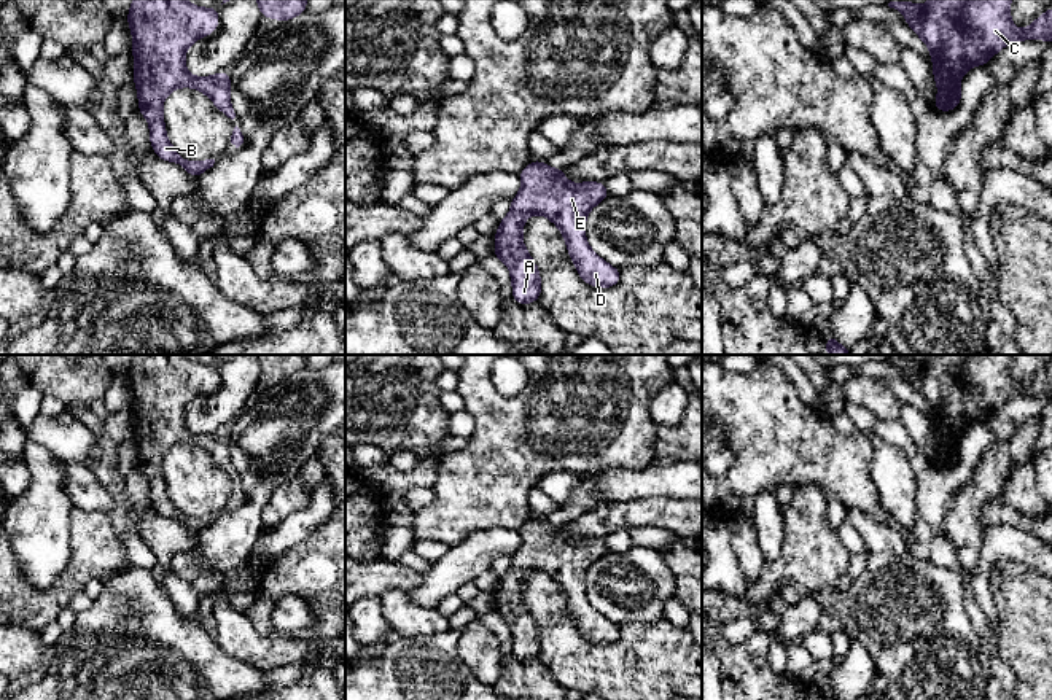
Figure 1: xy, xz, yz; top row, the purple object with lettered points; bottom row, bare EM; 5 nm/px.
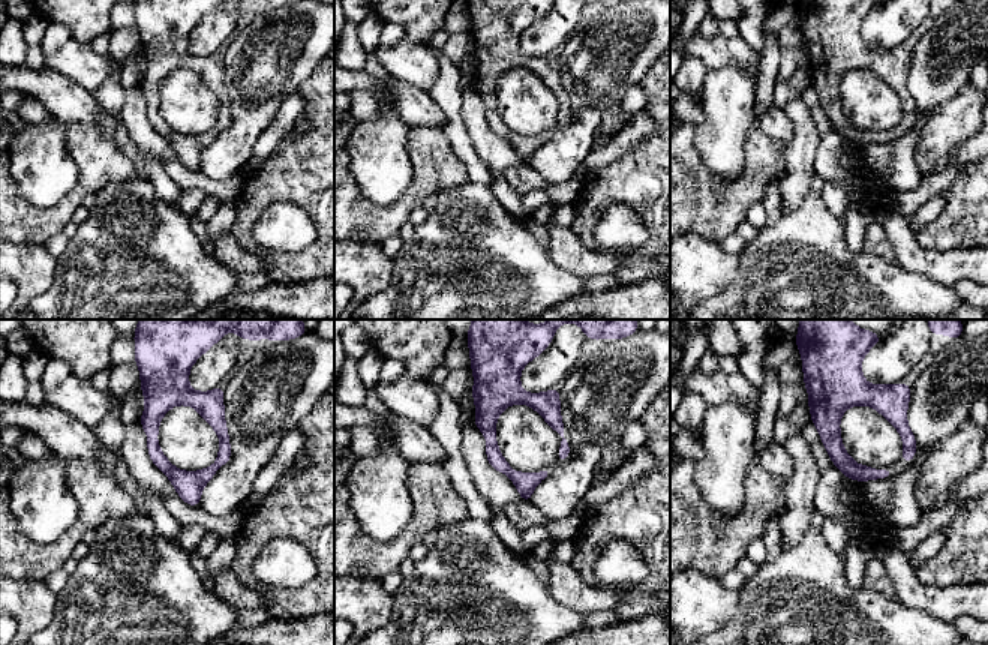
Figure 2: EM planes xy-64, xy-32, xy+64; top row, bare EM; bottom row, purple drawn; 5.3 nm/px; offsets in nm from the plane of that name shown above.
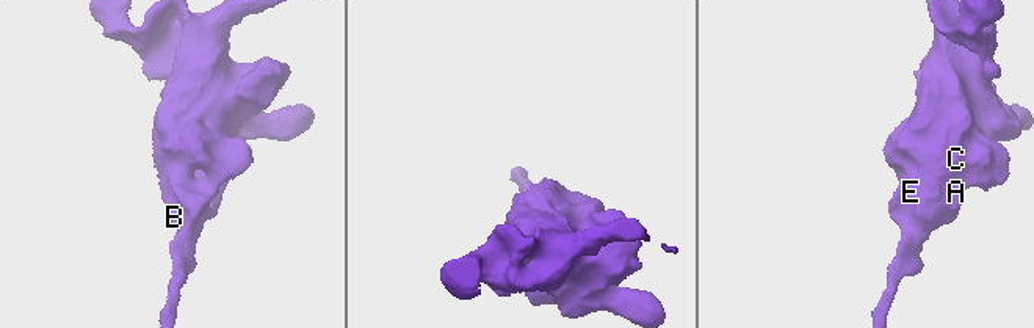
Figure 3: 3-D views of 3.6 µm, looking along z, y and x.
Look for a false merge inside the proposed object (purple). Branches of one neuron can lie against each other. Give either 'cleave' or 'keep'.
keep

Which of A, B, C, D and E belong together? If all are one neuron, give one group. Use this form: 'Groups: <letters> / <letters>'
Groups: A B C D E

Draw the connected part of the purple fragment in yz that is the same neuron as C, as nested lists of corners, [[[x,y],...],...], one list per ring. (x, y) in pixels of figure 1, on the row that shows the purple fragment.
[[[929,0],[926,5],[890,2],[904,14],[933,57],[937,99],[931,105],[952,111],[961,102],[961,76],[987,62],[1004,46],[1022,40],[1052,43],[1052,8],[1025,30],[1011,22],[1011,0]]]

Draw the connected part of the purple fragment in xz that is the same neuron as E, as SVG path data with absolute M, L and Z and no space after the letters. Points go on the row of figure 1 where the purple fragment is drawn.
M532 161L519 177L520 191L493 235L493 258L501 259L511 272L512 299L517 304L532 304L541 294L540 269L522 242L524 221L530 215L543 215L560 229L568 256L587 285L618 285L621 270L603 261L586 242L587 213L611 196L605 183L573 185L563 177L563 169L552 169L543 161Z

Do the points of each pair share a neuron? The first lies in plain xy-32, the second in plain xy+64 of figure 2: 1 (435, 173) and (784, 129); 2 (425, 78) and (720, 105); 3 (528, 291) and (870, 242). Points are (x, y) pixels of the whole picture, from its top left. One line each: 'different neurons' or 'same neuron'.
1: different neurons
2: different neurons
3: different neurons

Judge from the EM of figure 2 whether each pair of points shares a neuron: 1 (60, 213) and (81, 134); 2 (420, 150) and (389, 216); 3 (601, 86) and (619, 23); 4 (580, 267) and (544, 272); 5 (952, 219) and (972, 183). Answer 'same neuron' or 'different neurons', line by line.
1: same neuron
2: same neuron
3: same neuron
4: different neurons
5: same neuron

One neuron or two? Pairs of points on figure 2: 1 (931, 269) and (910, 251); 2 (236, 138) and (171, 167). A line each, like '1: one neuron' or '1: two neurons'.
1: one neuron
2: two neurons

